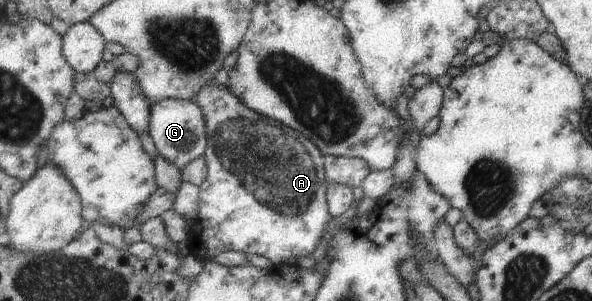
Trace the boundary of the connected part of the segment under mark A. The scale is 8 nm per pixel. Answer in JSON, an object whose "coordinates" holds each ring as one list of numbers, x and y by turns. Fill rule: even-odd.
{"coordinates":[[217,81,203,85,195,102,203,111,207,127,207,178,200,186,200,207,188,231,191,255,216,260,223,252,257,254,280,265,302,259,317,250,332,218,327,198,326,157,298,130,259,114]]}

